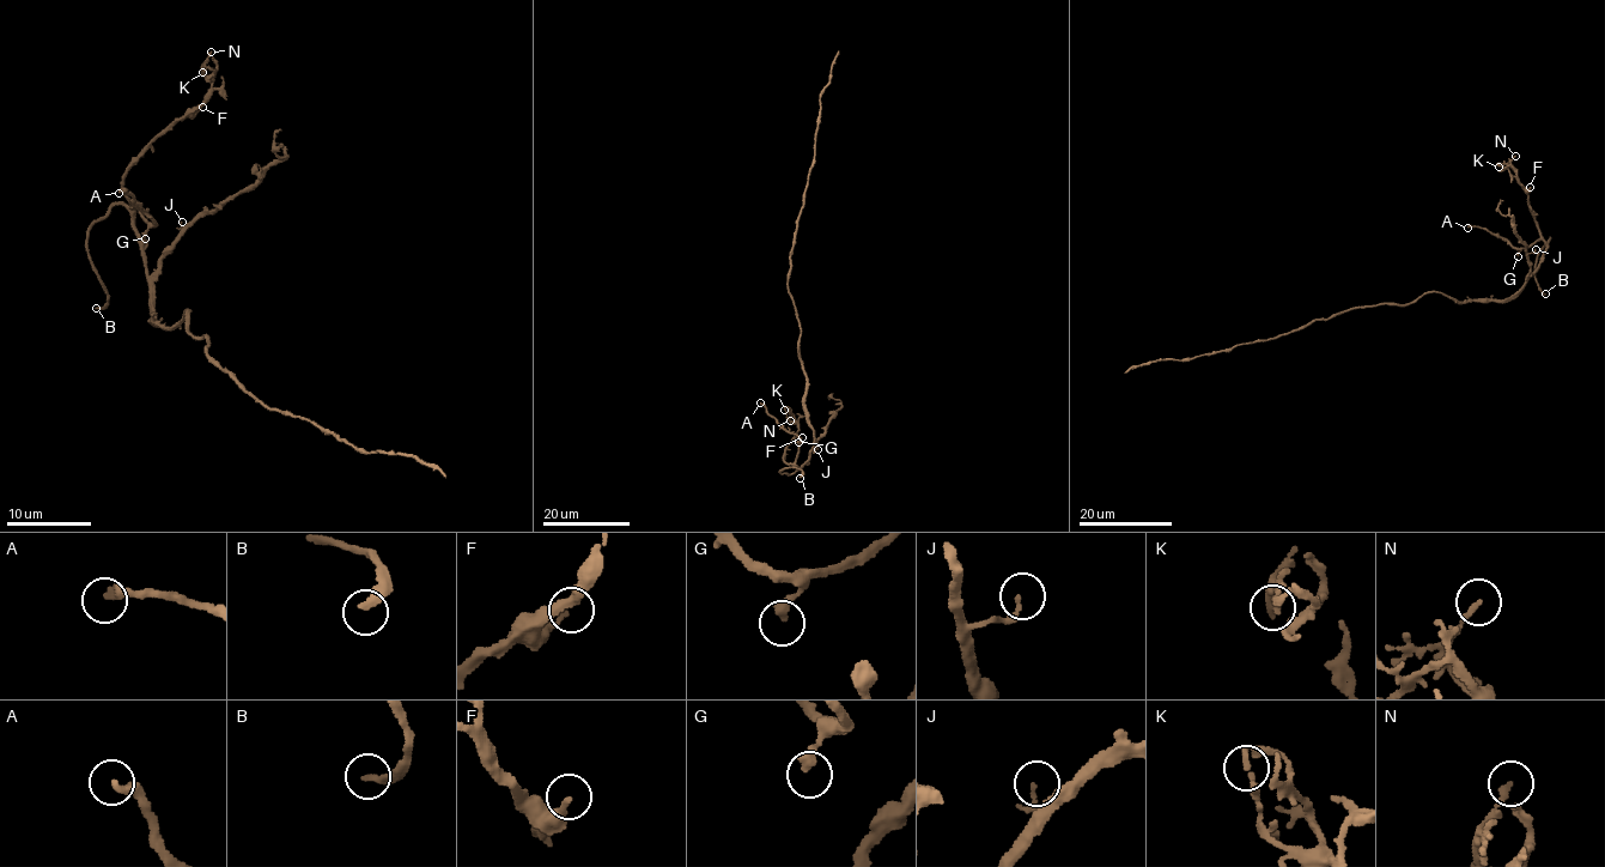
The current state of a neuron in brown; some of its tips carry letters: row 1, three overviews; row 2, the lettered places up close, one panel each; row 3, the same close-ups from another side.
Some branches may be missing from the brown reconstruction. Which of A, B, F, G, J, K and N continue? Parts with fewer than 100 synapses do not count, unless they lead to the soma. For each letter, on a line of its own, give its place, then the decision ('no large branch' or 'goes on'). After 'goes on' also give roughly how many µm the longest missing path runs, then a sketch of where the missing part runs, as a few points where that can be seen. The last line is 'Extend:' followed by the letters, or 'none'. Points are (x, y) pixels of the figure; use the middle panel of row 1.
A: at (760, 402); no large branch
B: at (800, 478); goes on; about 35 µm are missing; missing branch runs (800, 478), (789, 481), (766, 479), (764, 485), (785, 501), (840, 514)
F: at (802, 437); no large branch
G: at (798, 442); no large branch
J: at (818, 449); no large branch
K: at (784, 410); no large branch
N: at (790, 420); no large branch
Extend: B

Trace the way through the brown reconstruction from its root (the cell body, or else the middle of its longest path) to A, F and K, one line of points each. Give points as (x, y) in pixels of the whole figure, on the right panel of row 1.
A: (1394, 304), (1430, 292), (1459, 302), (1509, 299), (1546, 248), (1542, 240), (1517, 248), (1487, 230), (1467, 228)
F: (1394, 304), (1430, 292), (1459, 302), (1509, 299), (1546, 247), (1530, 204), (1530, 187)
K: (1394, 304), (1430, 292), (1459, 302), (1509, 299), (1537, 267), (1546, 242), (1515, 173), (1499, 167)

